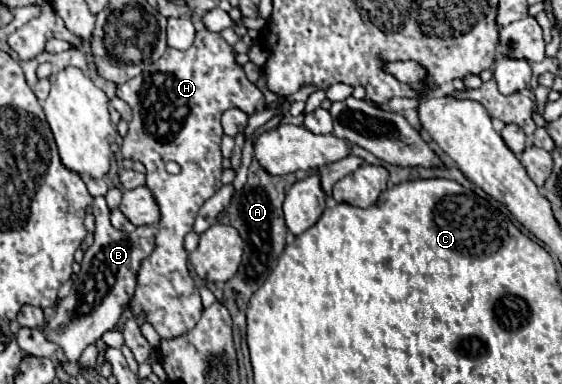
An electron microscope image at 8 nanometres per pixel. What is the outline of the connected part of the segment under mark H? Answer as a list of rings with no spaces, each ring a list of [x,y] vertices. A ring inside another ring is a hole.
[[[207,29],[197,31],[187,51],[167,47],[165,55],[145,69],[143,75],[119,85],[117,97],[133,109],[121,153],[125,159],[145,165],[147,187],[153,191],[161,209],[155,251],[141,263],[131,311],[135,317],[145,313],[157,333],[163,339],[171,339],[193,329],[203,311],[199,291],[187,269],[183,239],[193,229],[201,205],[223,185],[223,157],[219,149],[223,137],[221,115],[231,107],[239,107],[247,115],[261,113],[267,103],[263,93],[245,77],[243,67],[235,61],[233,47],[219,33]],[[167,161],[177,161],[181,173],[167,173]]]

